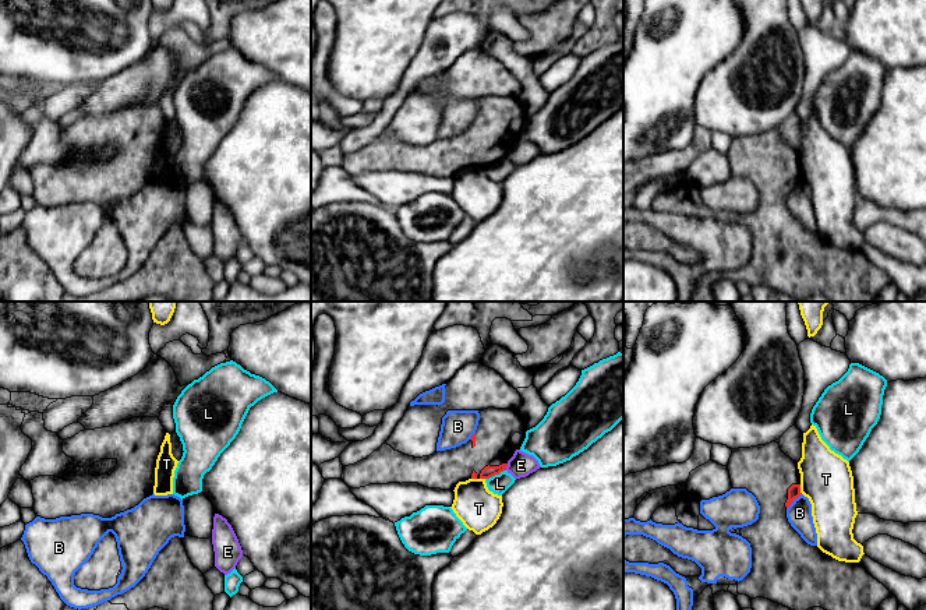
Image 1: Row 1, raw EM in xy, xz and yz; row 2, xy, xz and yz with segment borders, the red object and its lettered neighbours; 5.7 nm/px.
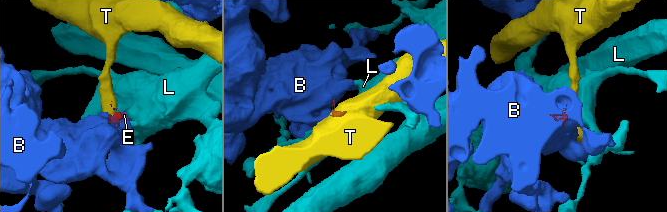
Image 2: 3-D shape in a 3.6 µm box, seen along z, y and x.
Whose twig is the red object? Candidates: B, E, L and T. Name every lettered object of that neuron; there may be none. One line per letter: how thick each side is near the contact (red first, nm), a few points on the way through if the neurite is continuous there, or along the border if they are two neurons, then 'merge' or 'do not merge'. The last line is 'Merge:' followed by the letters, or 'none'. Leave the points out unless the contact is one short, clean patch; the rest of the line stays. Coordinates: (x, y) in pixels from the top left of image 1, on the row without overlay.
B: calibres 80 and 140 nm; do not merge
E: calibres 70 and 140 nm; border xz (508, 151), (505, 157); do not merge
L: calibres 70 and 110 nm; border xz (505, 157), (486, 166); do not merge
T: calibres 80 and 300 nm; do not merge
Merge: none

